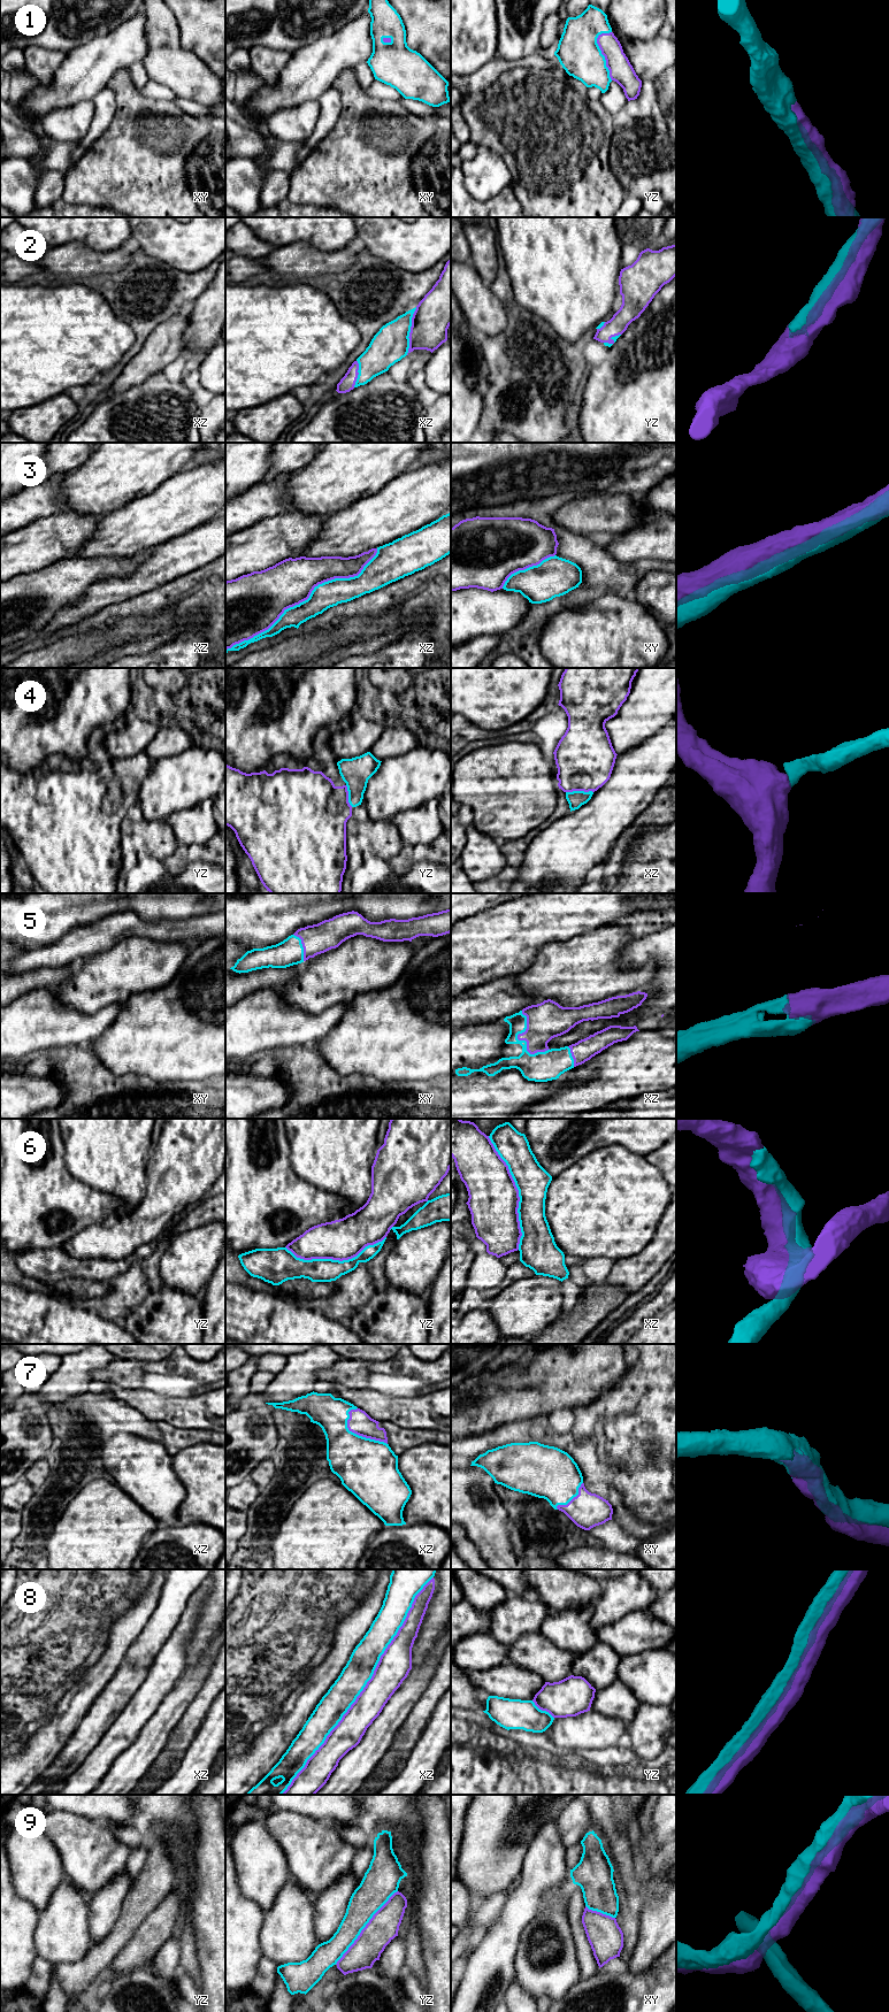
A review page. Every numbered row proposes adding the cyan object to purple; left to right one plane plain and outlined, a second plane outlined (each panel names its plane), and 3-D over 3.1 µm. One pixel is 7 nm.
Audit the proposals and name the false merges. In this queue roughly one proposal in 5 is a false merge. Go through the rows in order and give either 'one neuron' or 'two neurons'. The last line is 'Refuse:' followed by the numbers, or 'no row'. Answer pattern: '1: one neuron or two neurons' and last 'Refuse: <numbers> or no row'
1: one neuron
2: one neuron
3: one neuron
4: one neuron
5: one neuron
6: one neuron
7: one neuron
8: two neurons
9: one neuron
Refuse: 8

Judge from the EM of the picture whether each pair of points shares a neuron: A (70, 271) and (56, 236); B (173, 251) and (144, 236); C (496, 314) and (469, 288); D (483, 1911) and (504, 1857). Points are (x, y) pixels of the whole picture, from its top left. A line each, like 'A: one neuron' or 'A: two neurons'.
A: two neurons
B: one neuron
C: one neuron
D: two neurons

